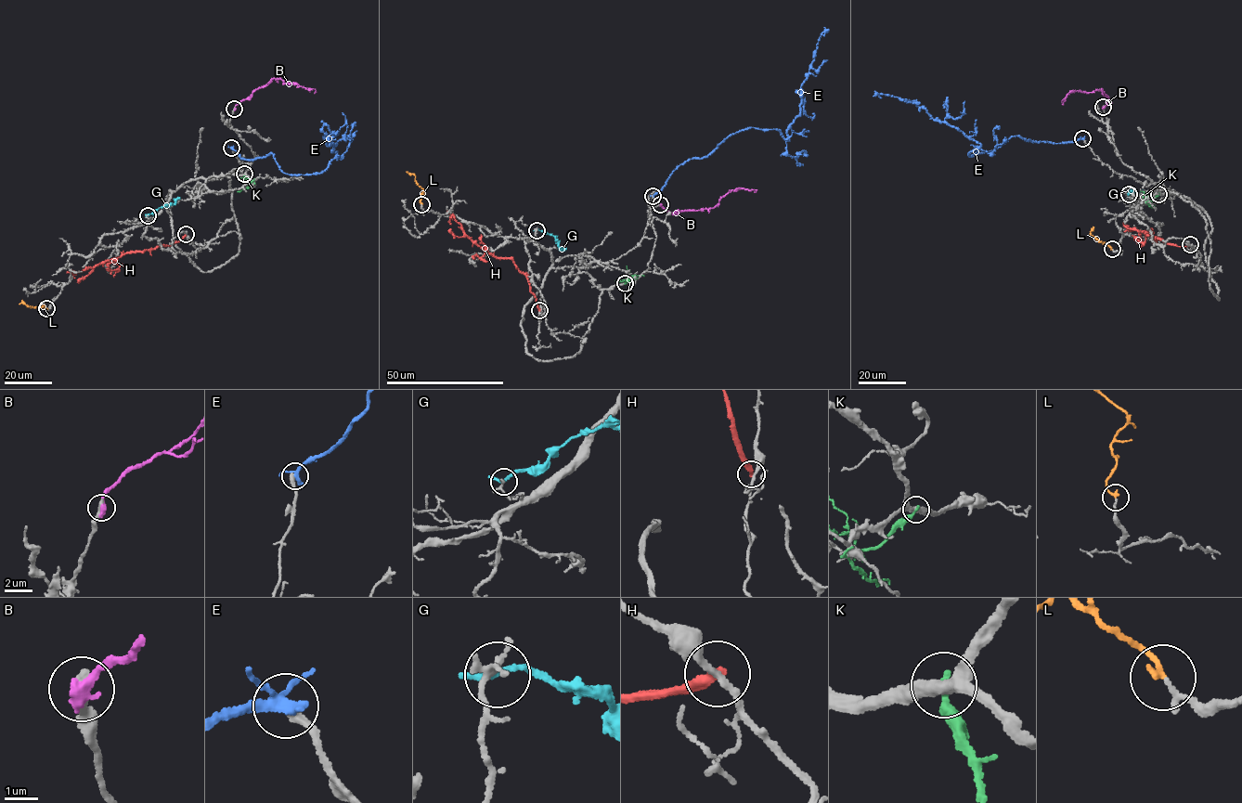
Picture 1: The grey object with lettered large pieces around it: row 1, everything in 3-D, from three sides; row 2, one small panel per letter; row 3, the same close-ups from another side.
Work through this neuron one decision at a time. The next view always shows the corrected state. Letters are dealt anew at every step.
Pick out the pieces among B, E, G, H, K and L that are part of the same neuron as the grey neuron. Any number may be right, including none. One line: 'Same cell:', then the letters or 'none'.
Same cell: L

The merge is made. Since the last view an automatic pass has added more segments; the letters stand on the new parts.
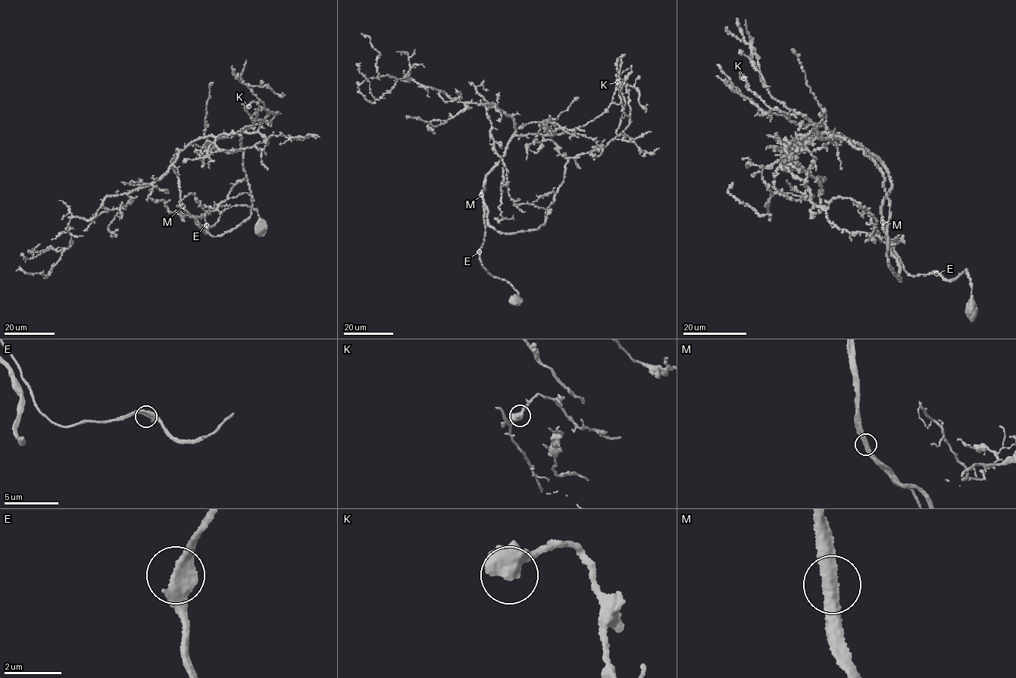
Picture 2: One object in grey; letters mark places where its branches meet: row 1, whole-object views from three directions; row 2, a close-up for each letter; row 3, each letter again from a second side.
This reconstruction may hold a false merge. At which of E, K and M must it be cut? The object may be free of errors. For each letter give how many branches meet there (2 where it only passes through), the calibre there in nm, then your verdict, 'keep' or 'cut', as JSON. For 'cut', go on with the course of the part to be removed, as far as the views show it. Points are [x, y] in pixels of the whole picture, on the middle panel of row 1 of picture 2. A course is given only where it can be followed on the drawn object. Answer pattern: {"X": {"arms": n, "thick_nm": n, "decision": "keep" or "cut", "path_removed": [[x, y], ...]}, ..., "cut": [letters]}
{"E": {"arms": 2, "thick_nm": 440, "decision": "keep"}, "K": {"arms": 2, "thick_nm": 480, "decision": "keep"}, "M": {"arms": 2, "thick_nm": 400, "decision": "keep"}, "cut": []}

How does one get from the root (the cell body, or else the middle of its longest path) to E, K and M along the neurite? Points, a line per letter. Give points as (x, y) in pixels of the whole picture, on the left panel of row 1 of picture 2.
E: (260, 227), (257, 210), (245, 205), (229, 207), (212, 226), (206, 225)
K: (260, 227), (245, 205), (206, 234), (190, 216), (216, 236), (250, 217), (237, 133), (277, 113), (248, 106)
M: (260, 227), (257, 210), (248, 205), (236, 205), (229, 207), (212, 226), (205, 226), (206, 234), (182, 206)

